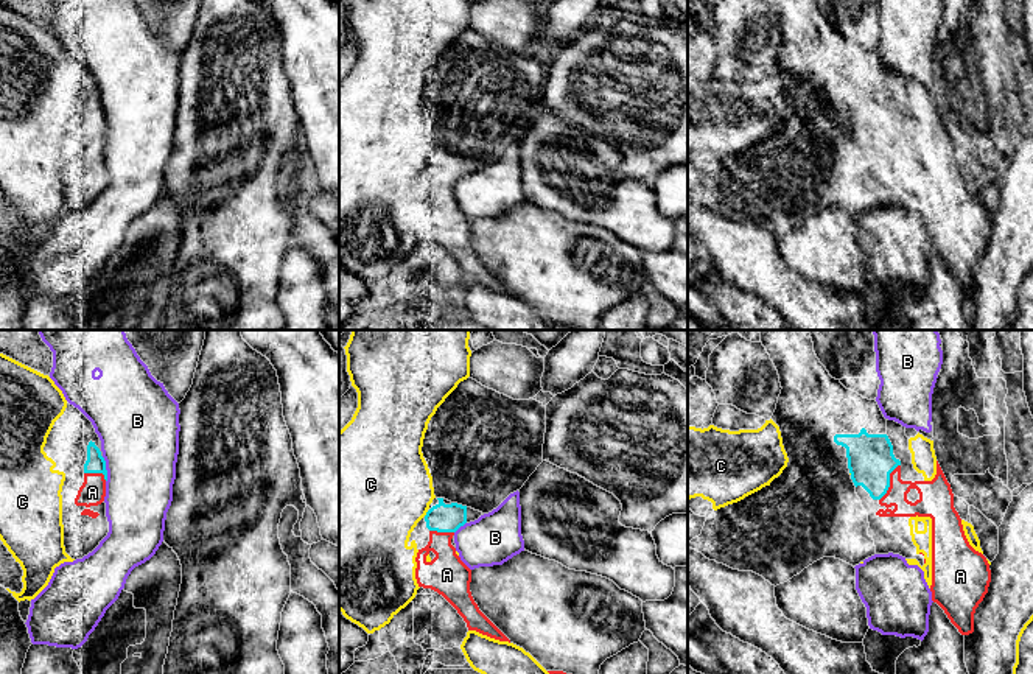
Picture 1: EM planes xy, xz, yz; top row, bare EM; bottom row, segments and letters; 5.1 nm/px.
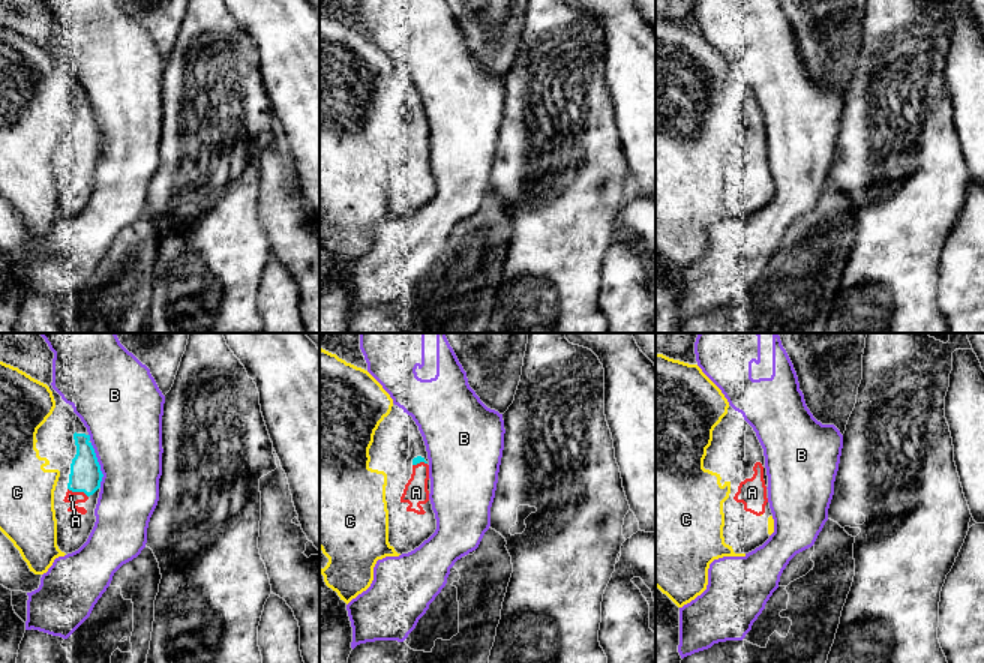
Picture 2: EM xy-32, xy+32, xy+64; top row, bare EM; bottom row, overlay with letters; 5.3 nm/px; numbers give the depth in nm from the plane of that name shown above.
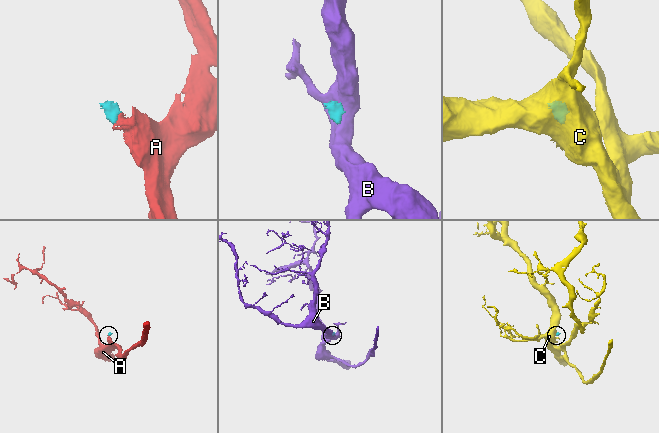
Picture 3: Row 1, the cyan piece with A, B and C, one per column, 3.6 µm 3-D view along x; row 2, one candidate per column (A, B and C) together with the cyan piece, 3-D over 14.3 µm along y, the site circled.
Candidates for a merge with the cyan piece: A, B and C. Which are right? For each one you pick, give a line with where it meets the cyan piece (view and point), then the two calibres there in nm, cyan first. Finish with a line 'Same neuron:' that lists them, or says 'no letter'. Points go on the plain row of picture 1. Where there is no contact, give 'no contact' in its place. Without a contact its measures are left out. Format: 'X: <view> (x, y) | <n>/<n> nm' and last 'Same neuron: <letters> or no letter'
A: yz (889, 134) | 240/170 nm
Same neuron: A

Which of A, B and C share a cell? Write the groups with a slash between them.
A / B / C

